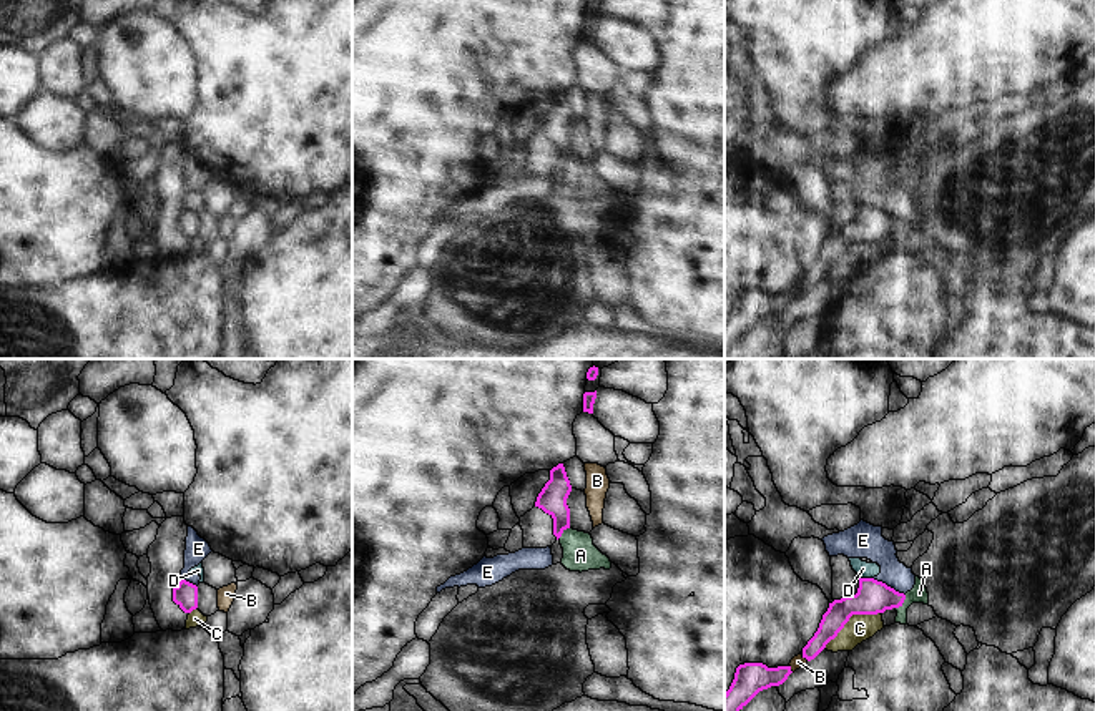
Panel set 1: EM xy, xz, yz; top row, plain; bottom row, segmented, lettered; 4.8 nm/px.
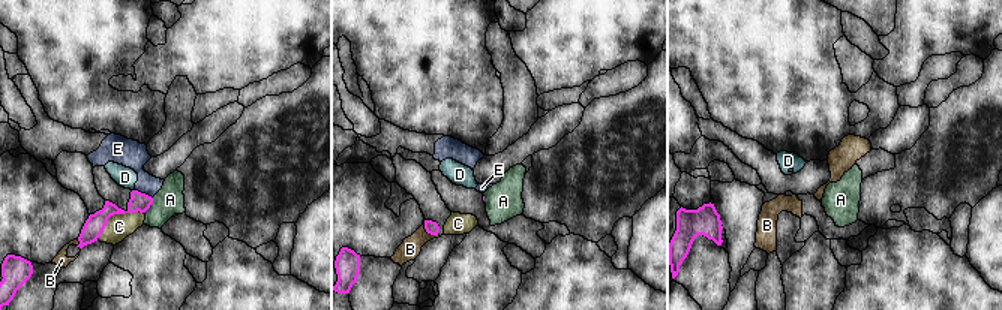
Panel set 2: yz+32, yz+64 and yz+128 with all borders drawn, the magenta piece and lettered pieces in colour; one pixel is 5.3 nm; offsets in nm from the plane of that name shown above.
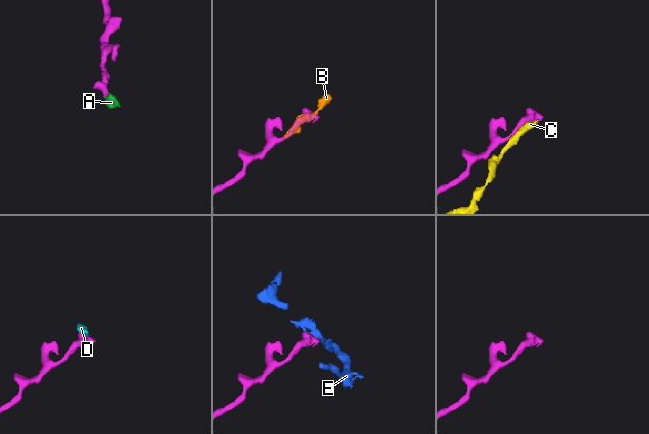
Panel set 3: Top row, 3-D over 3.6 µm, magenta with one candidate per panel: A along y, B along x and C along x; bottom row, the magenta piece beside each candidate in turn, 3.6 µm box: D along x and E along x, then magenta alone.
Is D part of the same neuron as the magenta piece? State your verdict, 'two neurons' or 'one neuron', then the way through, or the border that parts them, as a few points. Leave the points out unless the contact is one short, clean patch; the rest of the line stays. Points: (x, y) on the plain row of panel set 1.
two neurons; border along yz (859, 205), (873, 206)

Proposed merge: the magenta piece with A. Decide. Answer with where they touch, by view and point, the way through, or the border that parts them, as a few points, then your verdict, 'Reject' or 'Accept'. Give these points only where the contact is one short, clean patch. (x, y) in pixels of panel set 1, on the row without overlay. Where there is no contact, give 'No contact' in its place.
Touches magenta at yz (903, 230). Boundary: yz (906, 223), (896, 236). Reject.

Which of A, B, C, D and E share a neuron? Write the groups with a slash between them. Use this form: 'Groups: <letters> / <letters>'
Groups: A C / B / D E.

